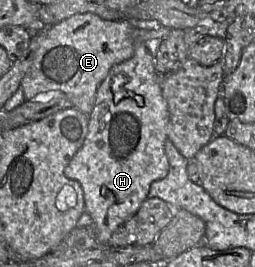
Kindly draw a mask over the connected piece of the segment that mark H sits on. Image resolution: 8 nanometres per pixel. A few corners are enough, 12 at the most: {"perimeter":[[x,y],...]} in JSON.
{"perimeter":[[144,42],[97,89],[81,184],[97,241],[169,171],[168,106]]}

